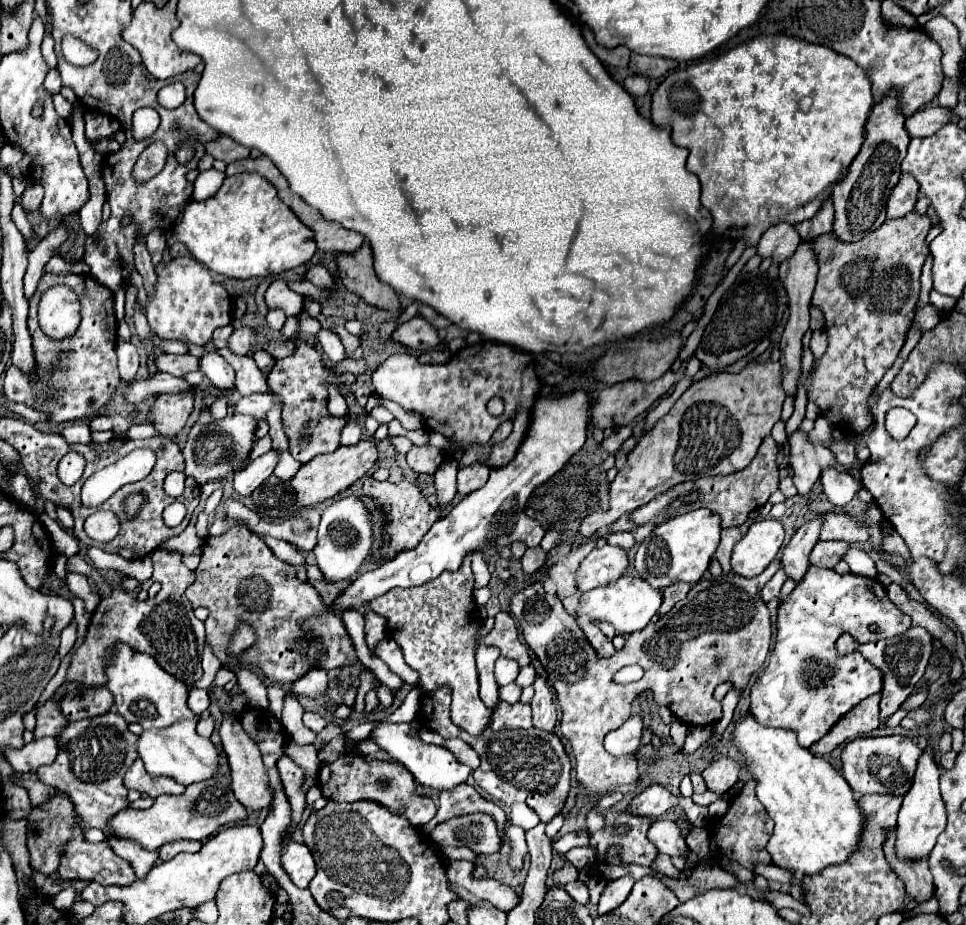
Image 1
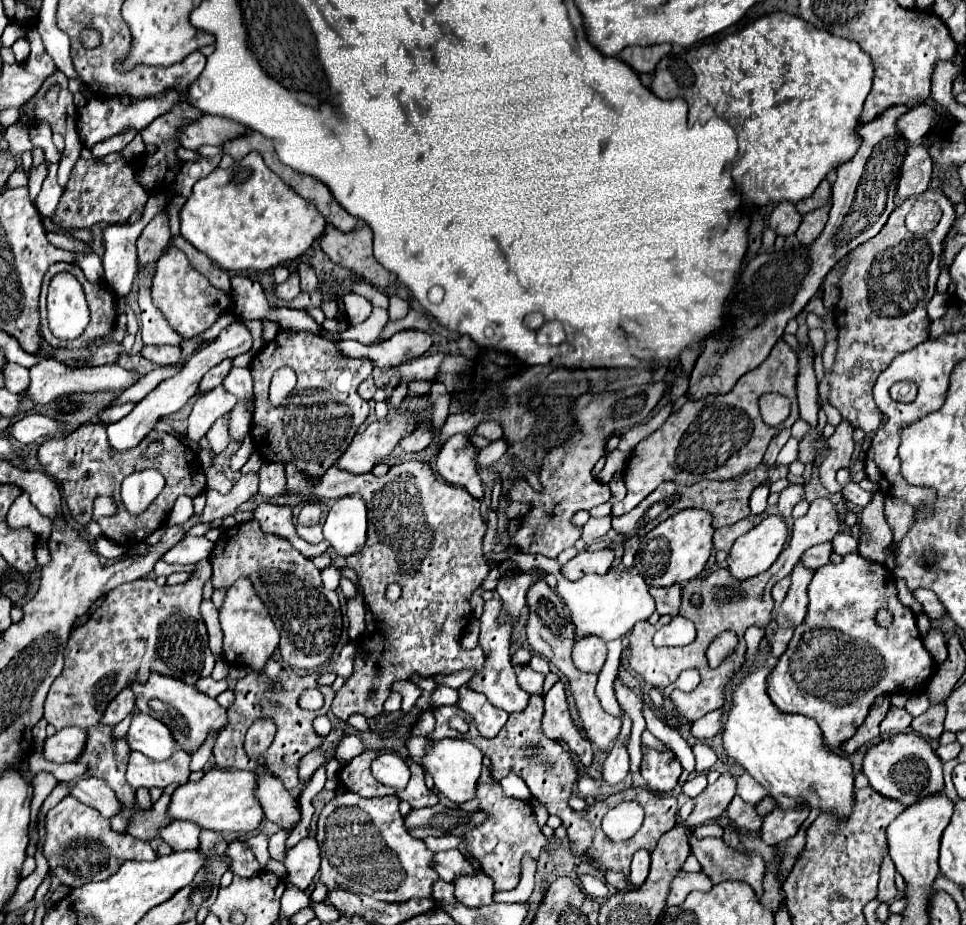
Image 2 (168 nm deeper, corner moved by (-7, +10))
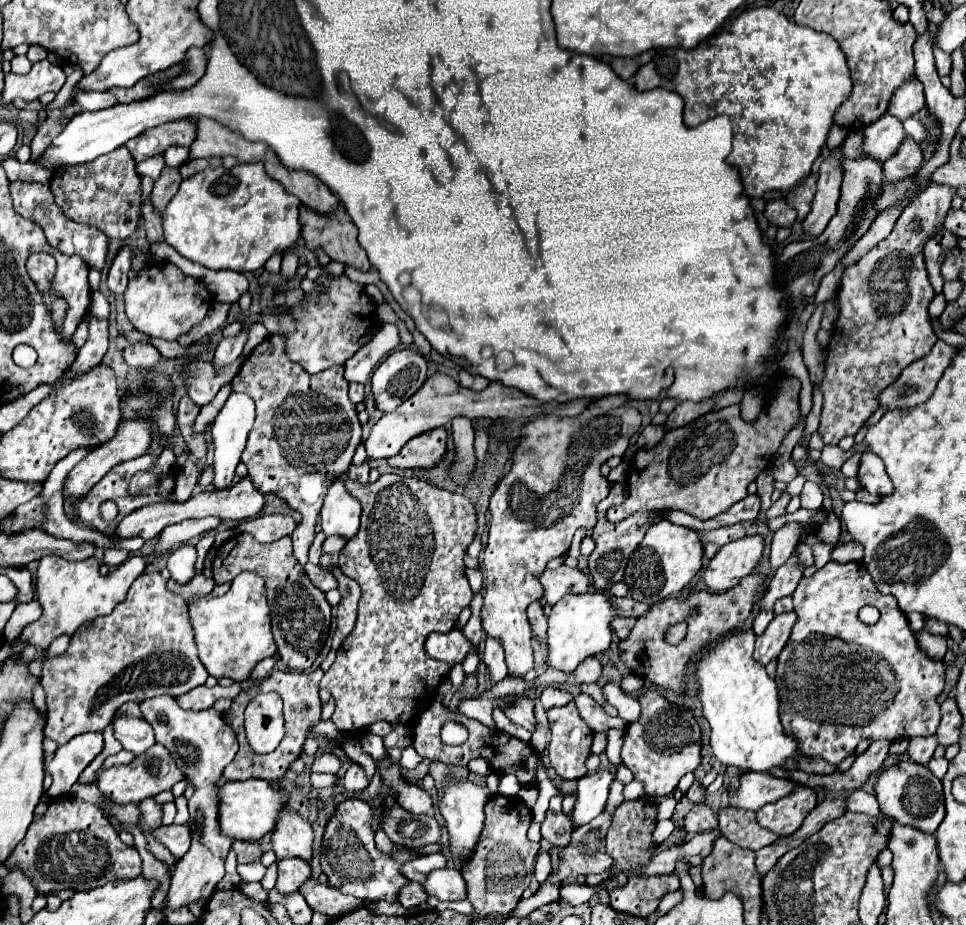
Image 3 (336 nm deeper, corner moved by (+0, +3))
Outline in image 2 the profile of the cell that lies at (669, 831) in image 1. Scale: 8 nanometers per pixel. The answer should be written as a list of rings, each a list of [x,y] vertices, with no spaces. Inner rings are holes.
[[[691,831],[691,853],[701,863],[703,871],[713,883],[727,879],[745,881],[753,887],[757,897],[763,895],[765,863],[759,855],[743,855],[723,843],[723,839],[697,839]]]

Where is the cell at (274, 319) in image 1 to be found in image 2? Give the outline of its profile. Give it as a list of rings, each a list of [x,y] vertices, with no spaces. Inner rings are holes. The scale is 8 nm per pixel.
[[[293,273],[293,275],[289,277],[289,281],[285,281],[283,285],[275,285],[275,295],[277,295],[277,299],[281,299],[281,301],[291,301],[291,299],[295,299],[295,297],[299,295],[299,275]]]

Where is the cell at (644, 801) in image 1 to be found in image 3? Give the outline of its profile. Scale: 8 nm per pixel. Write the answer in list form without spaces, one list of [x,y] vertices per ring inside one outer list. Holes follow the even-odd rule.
[[[646,690],[636,698],[640,702],[640,718],[628,724],[624,732],[622,762],[632,770],[634,778],[646,784],[650,798],[662,798],[674,792],[680,778],[694,772],[702,762],[702,730],[692,710],[668,702],[656,690]]]

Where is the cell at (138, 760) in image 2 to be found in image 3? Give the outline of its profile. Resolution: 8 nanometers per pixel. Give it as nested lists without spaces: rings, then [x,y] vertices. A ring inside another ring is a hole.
[[[154,744],[152,748],[148,748],[148,752],[144,752],[144,756],[136,758],[134,762],[126,764],[126,766],[112,766],[106,768],[100,776],[98,776],[98,788],[116,804],[138,804],[144,798],[156,796],[164,790],[172,790],[172,786],[176,782],[180,782],[184,776],[180,774],[180,770],[176,768],[174,760],[170,758],[168,750],[162,744]]]

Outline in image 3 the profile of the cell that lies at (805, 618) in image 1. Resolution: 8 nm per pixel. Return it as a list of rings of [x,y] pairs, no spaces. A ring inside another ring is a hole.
[[[828,562],[814,576],[802,578],[792,598],[798,620],[792,626],[790,640],[778,658],[776,686],[782,728],[786,734],[798,740],[800,754],[820,756],[826,762],[838,766],[854,752],[860,740],[894,742],[900,738],[908,740],[936,734],[940,724],[938,696],[944,690],[944,664],[942,660],[934,660],[918,648],[906,614],[900,612],[892,596],[878,592],[861,562]],[[866,604],[880,610],[880,620],[872,626],[862,624],[856,616]]]

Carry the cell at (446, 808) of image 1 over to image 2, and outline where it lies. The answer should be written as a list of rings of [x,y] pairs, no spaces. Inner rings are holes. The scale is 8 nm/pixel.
[[[479,783],[477,789],[475,789],[475,797],[471,801],[465,801],[459,807],[465,809],[465,811],[475,811],[475,809],[489,811],[491,821],[487,821],[485,825],[477,827],[475,831],[471,831],[465,837],[465,843],[471,843],[471,845],[465,845],[465,847],[481,863],[483,873],[487,873],[493,879],[495,891],[515,889],[517,883],[519,883],[521,857],[523,857],[523,853],[531,853],[537,859],[539,857],[539,851],[545,845],[549,845],[549,841],[551,841],[537,827],[535,813],[531,809],[531,801],[519,801],[519,799],[507,797],[503,793],[503,789],[501,789],[499,783],[487,783],[487,785]]]

